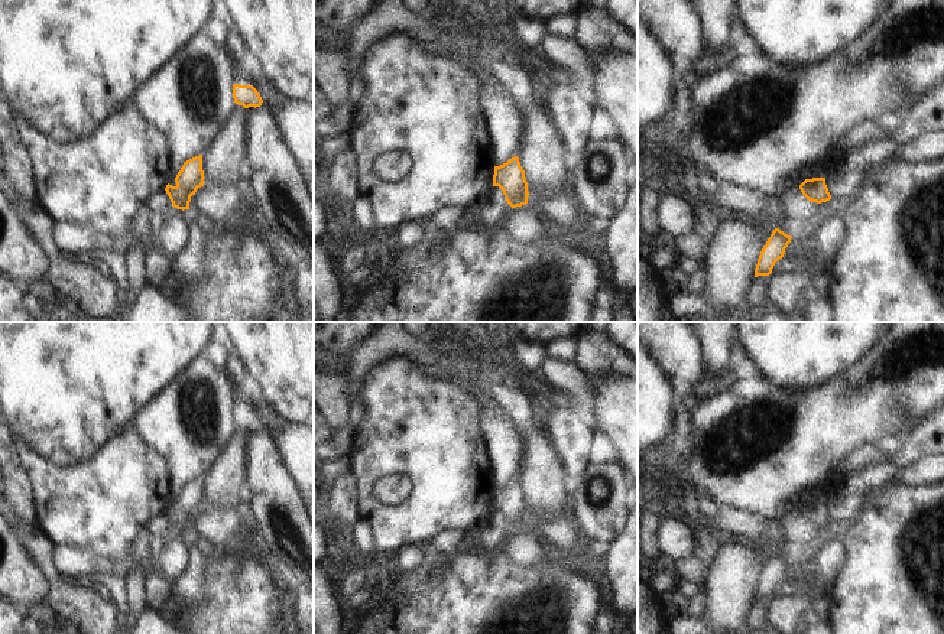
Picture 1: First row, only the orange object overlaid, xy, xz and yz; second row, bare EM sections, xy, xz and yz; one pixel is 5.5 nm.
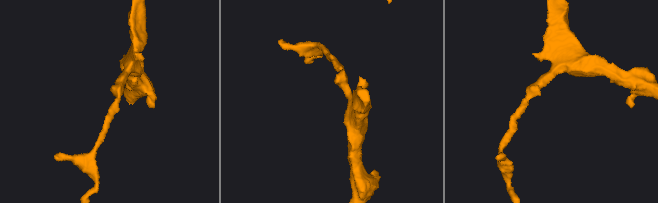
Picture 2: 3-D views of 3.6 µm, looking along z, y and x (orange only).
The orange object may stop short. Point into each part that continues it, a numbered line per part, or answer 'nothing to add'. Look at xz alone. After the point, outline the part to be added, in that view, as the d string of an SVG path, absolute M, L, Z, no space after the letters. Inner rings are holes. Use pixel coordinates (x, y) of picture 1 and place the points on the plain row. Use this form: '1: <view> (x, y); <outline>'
nothing to add

